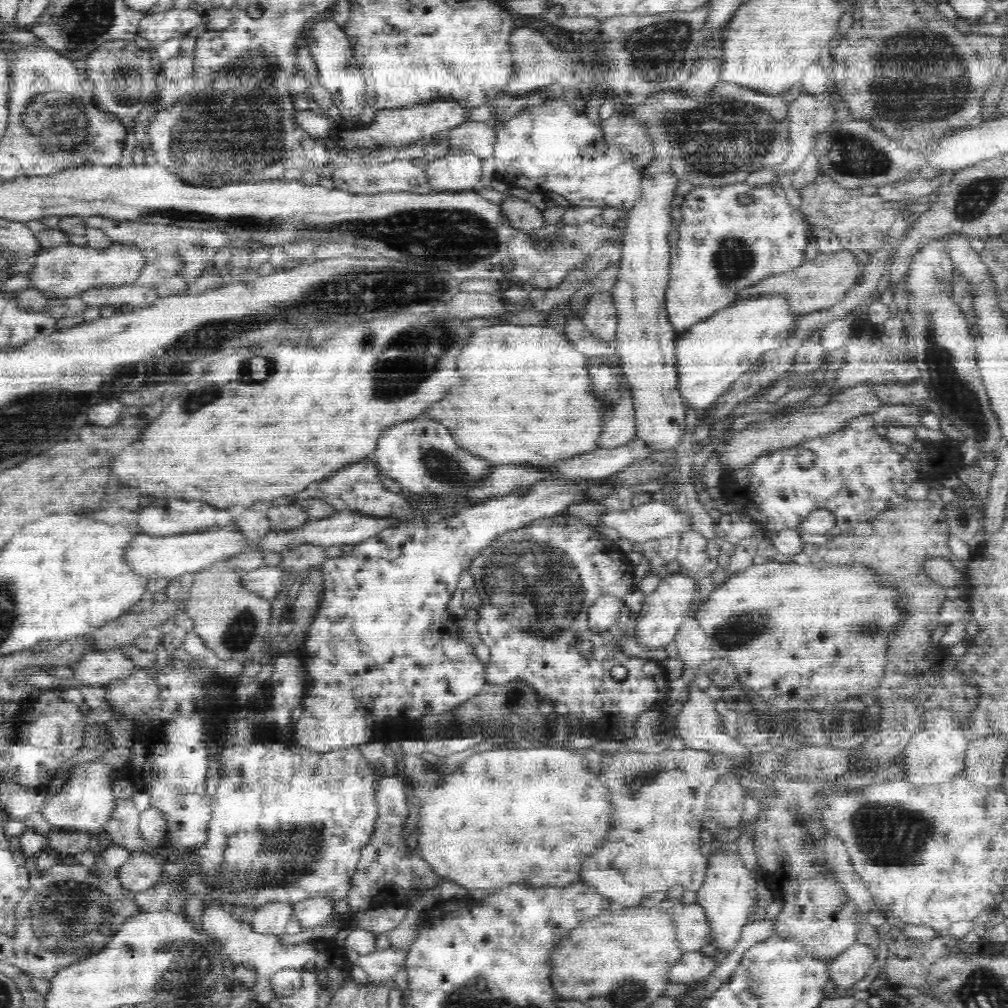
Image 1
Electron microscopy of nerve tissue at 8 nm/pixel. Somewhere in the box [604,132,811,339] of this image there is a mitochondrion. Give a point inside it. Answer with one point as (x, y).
(733, 258)

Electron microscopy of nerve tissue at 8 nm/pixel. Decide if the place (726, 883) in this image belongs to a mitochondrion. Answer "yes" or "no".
no

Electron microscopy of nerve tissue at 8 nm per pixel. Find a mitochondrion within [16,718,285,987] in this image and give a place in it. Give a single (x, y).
(66, 916)

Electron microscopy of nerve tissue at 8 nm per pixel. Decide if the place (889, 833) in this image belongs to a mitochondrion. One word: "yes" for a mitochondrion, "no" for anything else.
yes

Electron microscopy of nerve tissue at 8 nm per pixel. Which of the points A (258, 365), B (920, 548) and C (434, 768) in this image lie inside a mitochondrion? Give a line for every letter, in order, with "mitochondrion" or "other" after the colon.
A: mitochondrion
B: other
C: other

